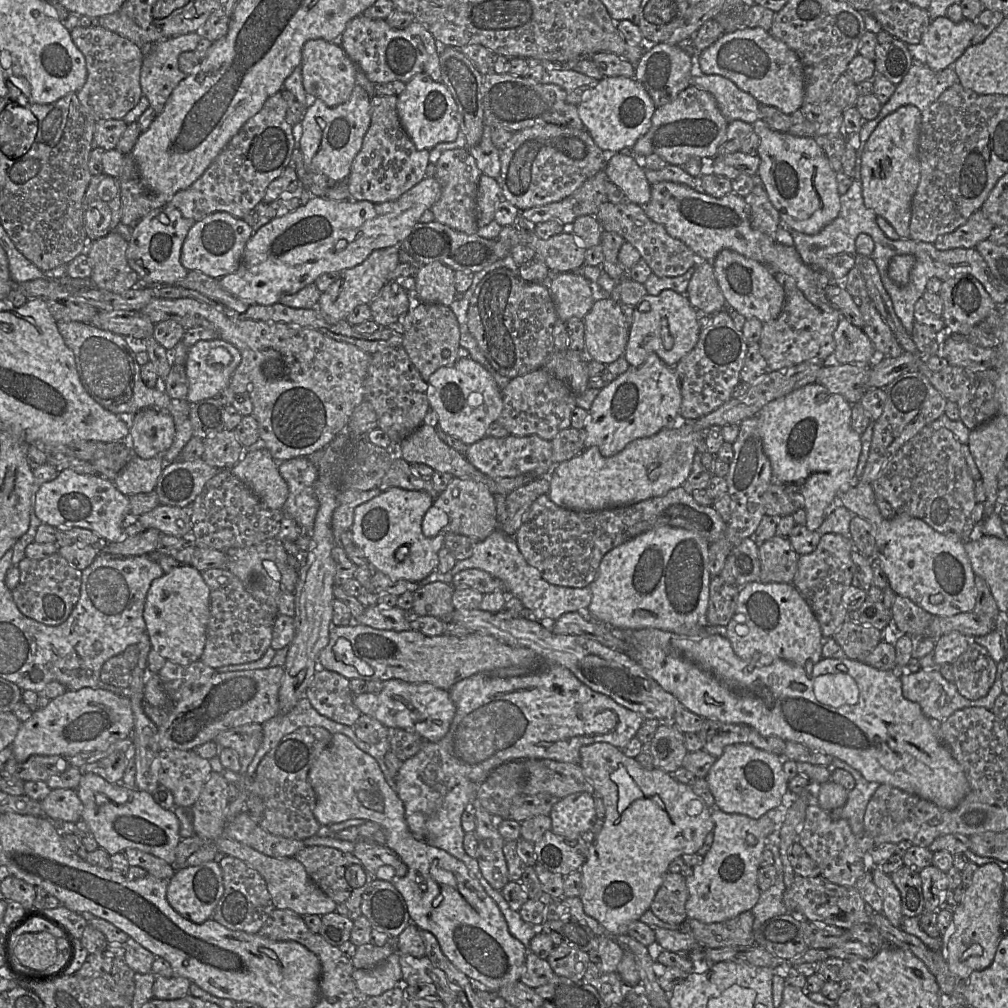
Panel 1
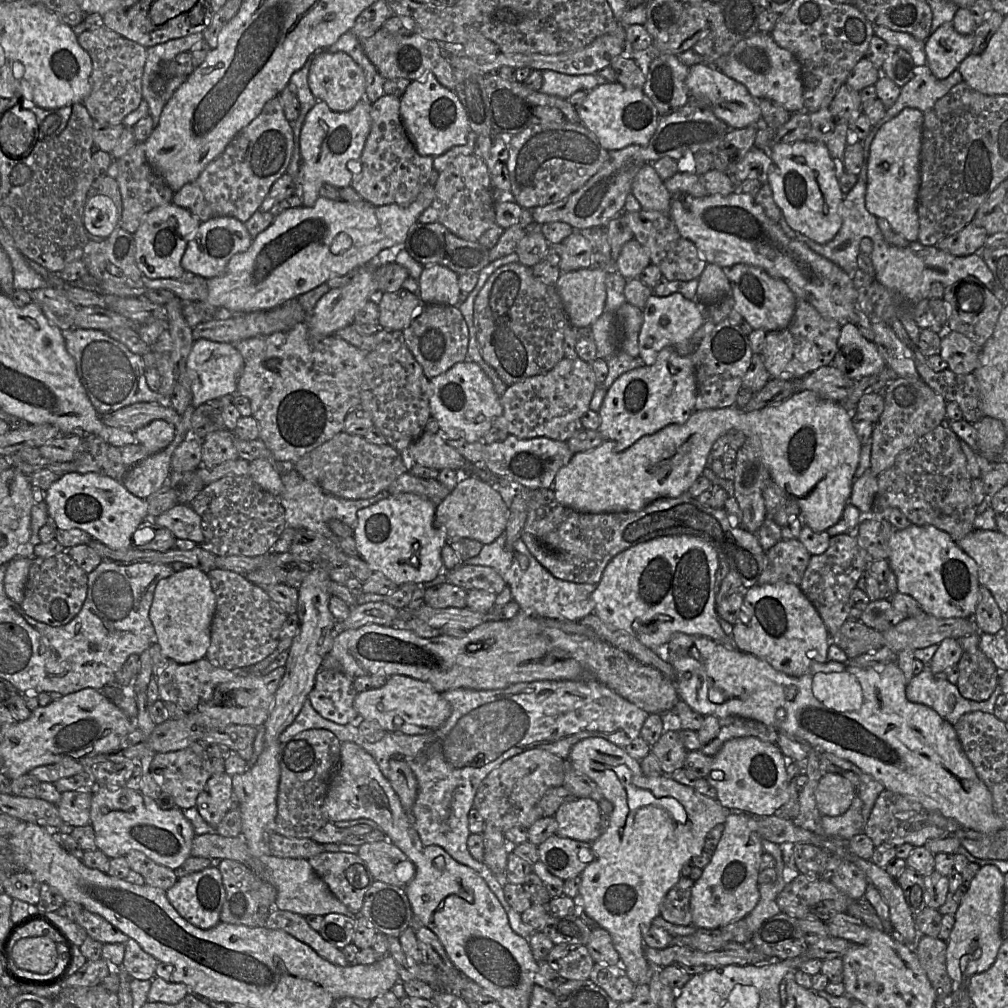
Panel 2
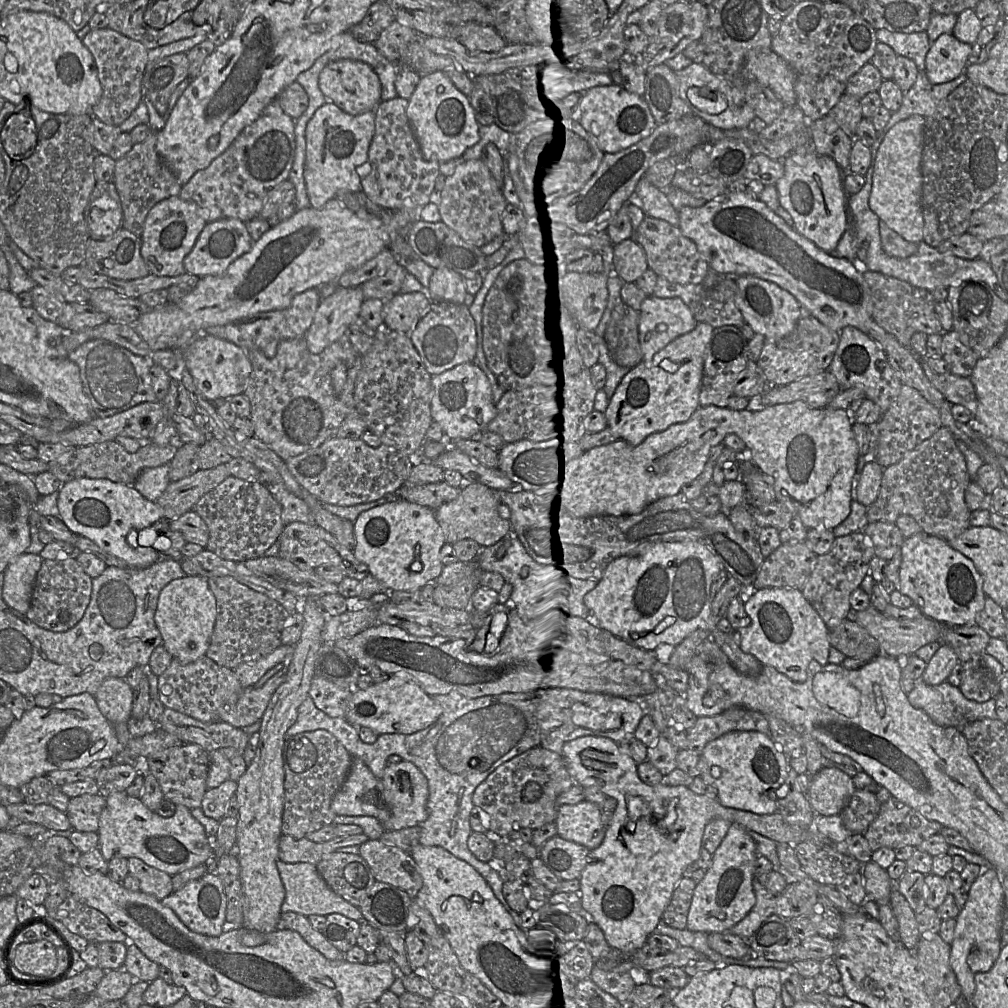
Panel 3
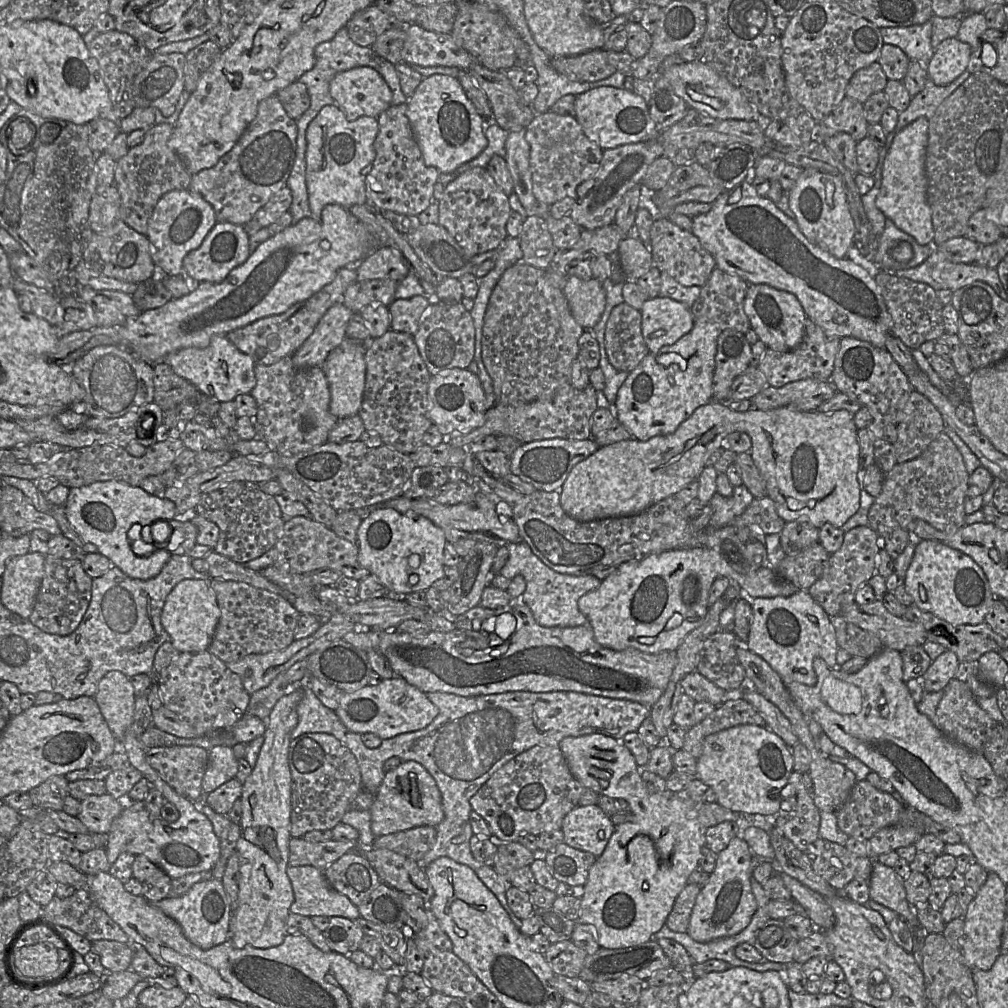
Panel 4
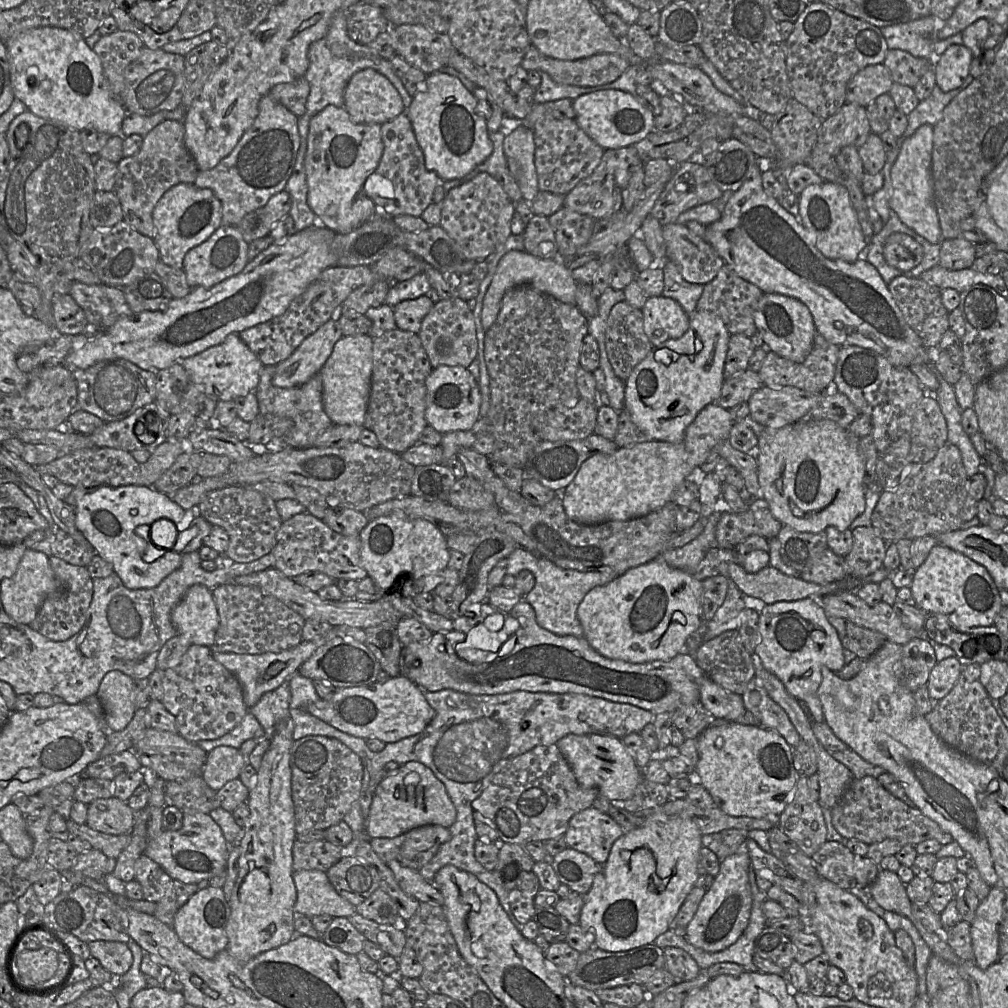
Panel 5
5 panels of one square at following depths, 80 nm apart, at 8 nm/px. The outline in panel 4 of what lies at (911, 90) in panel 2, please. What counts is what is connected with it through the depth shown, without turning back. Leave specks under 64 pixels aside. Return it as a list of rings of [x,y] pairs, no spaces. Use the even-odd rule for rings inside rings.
[[[965,70],[958,78],[946,86],[937,86],[928,78],[923,90],[913,96],[908,108],[899,114],[897,125],[893,132],[895,134],[899,133],[919,117],[931,119],[941,103],[971,75]]]

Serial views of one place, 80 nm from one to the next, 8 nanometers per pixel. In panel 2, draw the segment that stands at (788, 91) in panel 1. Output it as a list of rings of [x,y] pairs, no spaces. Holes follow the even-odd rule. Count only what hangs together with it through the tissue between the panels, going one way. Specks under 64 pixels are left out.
[[[759,31],[737,43],[719,70],[744,85],[755,98],[772,100],[791,114],[804,111],[801,65],[795,55],[780,47],[769,33]]]

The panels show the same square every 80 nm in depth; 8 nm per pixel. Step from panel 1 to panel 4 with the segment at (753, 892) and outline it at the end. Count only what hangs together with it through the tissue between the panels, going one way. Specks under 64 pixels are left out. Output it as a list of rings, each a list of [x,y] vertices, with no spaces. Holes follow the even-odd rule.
[[[740,836],[734,837],[728,846],[717,854],[716,867],[708,882],[697,895],[687,933],[697,942],[710,942],[734,936],[750,923],[757,902],[752,892],[751,877],[754,856],[747,842]]]

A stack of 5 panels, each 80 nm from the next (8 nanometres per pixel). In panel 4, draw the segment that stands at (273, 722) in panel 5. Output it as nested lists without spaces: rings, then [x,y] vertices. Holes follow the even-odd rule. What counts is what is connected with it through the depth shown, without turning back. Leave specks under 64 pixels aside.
[[[285,671],[278,674],[265,688],[262,688],[250,696],[247,713],[260,718],[265,725],[269,723],[269,715],[276,702],[284,695],[300,686],[300,681],[287,684]]]

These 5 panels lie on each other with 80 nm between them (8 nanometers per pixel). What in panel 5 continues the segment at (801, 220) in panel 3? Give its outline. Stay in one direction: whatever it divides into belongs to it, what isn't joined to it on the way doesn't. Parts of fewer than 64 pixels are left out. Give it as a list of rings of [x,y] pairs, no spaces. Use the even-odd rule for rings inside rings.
[[[831,182],[810,185],[798,196],[798,206],[802,225],[826,258],[853,263],[864,256],[868,246],[845,187]]]

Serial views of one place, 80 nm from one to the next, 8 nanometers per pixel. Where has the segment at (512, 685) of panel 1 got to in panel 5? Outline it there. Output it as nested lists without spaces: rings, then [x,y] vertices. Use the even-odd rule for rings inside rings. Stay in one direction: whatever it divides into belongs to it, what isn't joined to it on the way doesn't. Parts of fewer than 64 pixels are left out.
[[[295,673],[289,678],[289,710],[294,723],[292,739],[317,735],[334,738],[351,749],[361,760],[363,778],[358,803],[364,817],[369,817],[370,806],[377,786],[383,780],[383,768],[388,762],[402,766],[408,762],[420,762],[428,767],[445,785],[446,791],[456,809],[455,822],[449,827],[451,838],[443,843],[431,861],[419,872],[429,883],[433,883],[436,873],[445,865],[453,865],[460,870],[475,875],[491,888],[515,927],[521,932],[524,924],[519,922],[511,910],[509,891],[495,879],[494,871],[486,870],[475,858],[474,846],[478,839],[472,808],[472,801],[514,758],[537,746],[556,744],[569,735],[599,734],[624,738],[631,733],[640,733],[655,714],[628,703],[618,703],[600,697],[575,693],[535,693],[515,691],[497,695],[466,694],[451,689],[437,692],[424,691],[435,716],[421,733],[387,743],[381,752],[368,749],[363,738],[344,733],[307,711],[309,704],[320,700],[313,680]]]

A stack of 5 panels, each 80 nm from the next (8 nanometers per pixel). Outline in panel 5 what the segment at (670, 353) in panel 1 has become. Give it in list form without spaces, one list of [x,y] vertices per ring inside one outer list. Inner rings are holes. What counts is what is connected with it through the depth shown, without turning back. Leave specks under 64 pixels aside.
[[[647,298],[642,314],[644,332],[653,347],[681,338],[690,327],[690,315],[672,298]]]

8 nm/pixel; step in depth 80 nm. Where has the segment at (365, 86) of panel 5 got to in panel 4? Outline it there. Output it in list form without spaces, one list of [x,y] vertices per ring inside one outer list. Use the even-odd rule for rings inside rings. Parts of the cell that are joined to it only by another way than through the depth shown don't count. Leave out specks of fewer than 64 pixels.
[[[360,66],[338,73],[330,82],[330,94],[346,118],[378,116],[392,105],[392,91],[372,67]]]

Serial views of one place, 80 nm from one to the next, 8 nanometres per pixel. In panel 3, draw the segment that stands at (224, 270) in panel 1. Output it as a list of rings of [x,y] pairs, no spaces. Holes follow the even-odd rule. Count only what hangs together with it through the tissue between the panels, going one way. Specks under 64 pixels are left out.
[[[234,218],[207,222],[192,250],[183,260],[185,273],[200,278],[221,275],[235,259],[250,251],[253,243],[245,222]]]

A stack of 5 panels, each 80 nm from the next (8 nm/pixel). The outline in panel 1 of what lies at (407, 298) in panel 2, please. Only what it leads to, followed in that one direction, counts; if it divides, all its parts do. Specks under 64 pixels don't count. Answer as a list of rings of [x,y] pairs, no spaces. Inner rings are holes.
[[[387,283],[380,291],[378,297],[369,305],[372,313],[372,319],[380,327],[396,327],[410,310],[409,294],[413,291],[406,291],[398,283]]]

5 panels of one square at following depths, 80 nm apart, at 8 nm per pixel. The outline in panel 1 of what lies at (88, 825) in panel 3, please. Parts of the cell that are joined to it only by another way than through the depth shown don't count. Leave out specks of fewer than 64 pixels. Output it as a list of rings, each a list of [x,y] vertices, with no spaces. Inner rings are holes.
[[[52,789],[40,804],[44,817],[51,821],[67,821],[76,825],[81,819],[82,802],[75,789]]]

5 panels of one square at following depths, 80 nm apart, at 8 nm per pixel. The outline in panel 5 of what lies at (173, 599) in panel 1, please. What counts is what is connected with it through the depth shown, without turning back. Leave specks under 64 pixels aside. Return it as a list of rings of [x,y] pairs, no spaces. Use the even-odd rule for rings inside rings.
[[[201,584],[191,586],[173,608],[171,621],[178,635],[186,637],[191,645],[211,647],[220,623],[219,612],[212,591]]]

